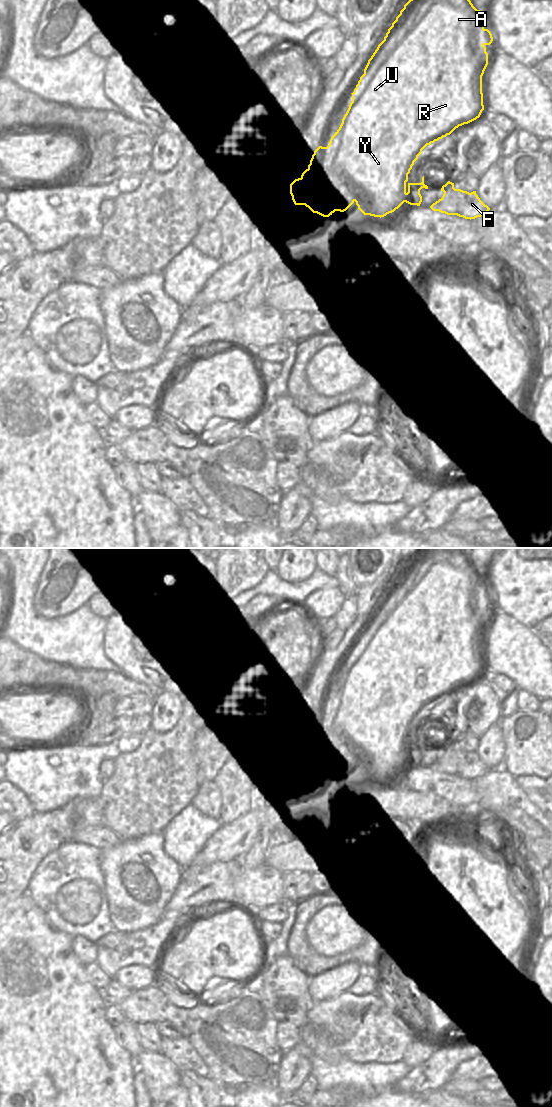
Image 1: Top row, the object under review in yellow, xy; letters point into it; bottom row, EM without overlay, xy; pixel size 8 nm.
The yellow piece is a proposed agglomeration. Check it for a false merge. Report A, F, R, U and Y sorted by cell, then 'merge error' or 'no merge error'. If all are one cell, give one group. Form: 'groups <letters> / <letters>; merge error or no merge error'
groups A R U Y / F; merge error

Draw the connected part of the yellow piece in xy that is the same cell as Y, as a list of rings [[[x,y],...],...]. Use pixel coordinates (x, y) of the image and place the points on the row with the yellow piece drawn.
[[[409,0],[388,29],[384,40],[368,60],[364,74],[360,77],[354,92],[351,93],[352,102],[339,129],[331,137],[327,147],[319,146],[314,151],[308,168],[301,175],[302,181],[306,182],[312,190],[309,209],[313,213],[329,217],[335,211],[346,211],[355,202],[364,215],[380,218],[398,209],[405,202],[408,174],[422,150],[427,145],[450,135],[459,126],[476,120],[484,110],[482,76],[488,65],[488,53],[485,46],[490,45],[492,41],[491,32],[484,28],[484,13],[477,10],[470,0]]]

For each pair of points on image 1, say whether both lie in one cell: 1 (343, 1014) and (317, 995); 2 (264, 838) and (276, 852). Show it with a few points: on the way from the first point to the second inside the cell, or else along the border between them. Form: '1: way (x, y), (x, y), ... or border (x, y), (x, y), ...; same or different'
1: border (346, 990), (332, 998), (312, 1003); different
2: border (275, 840), (266, 854), (265, 862); different

